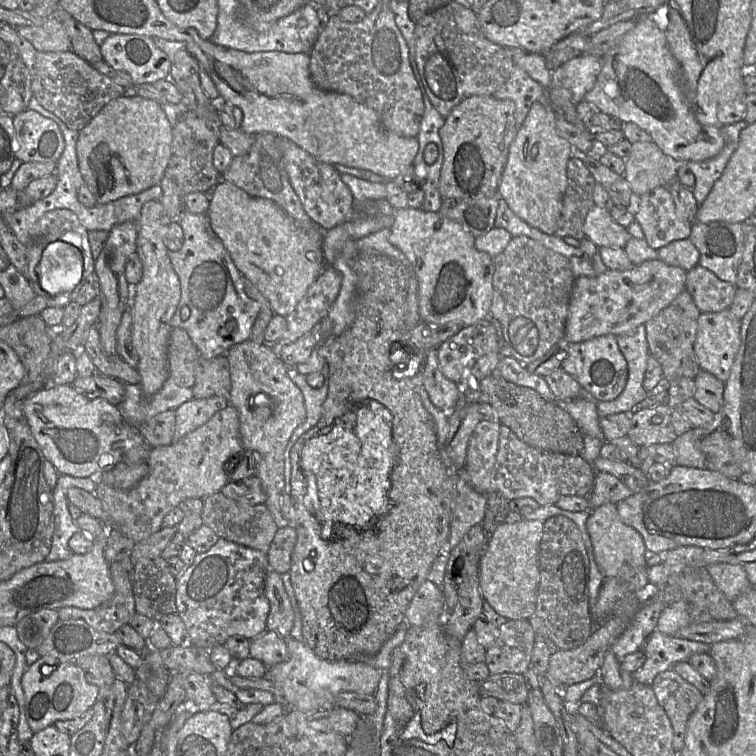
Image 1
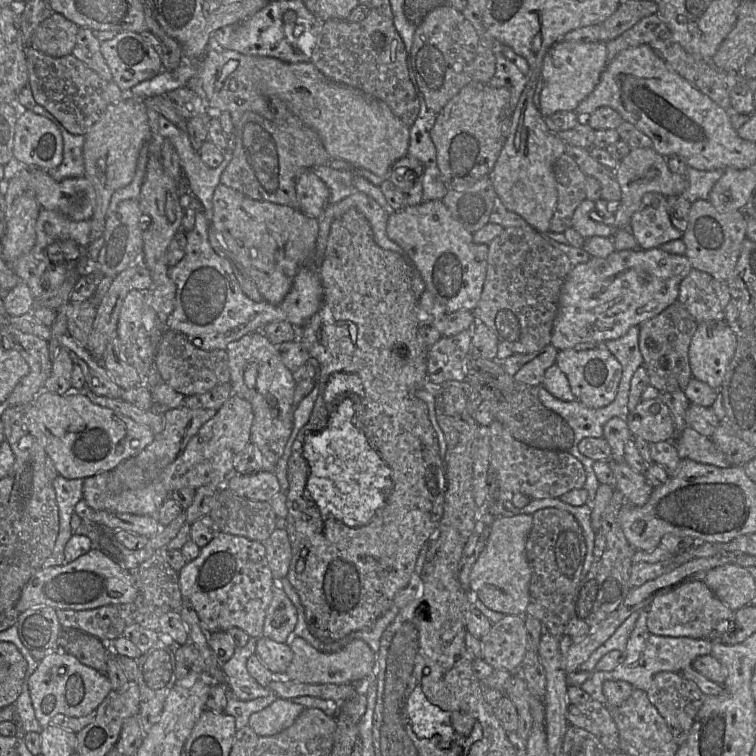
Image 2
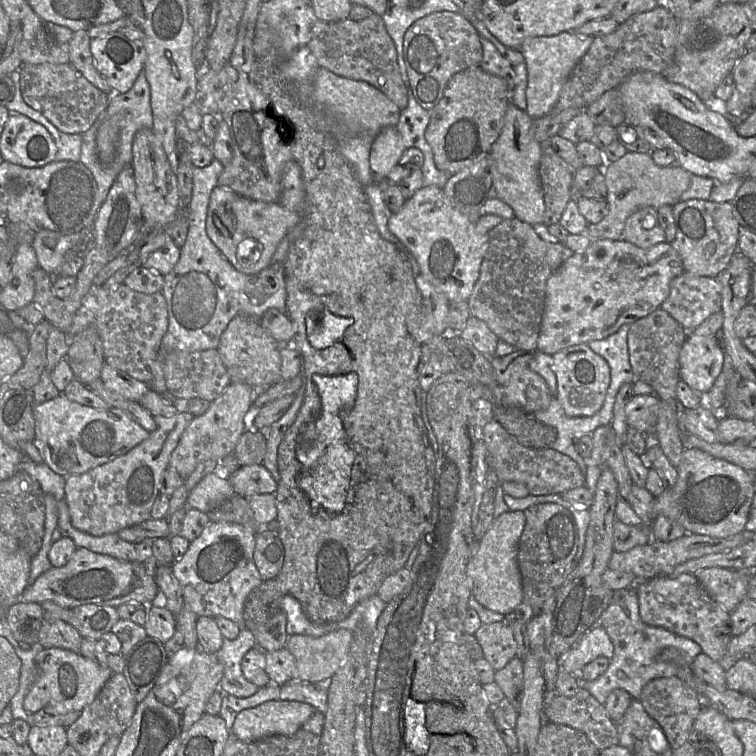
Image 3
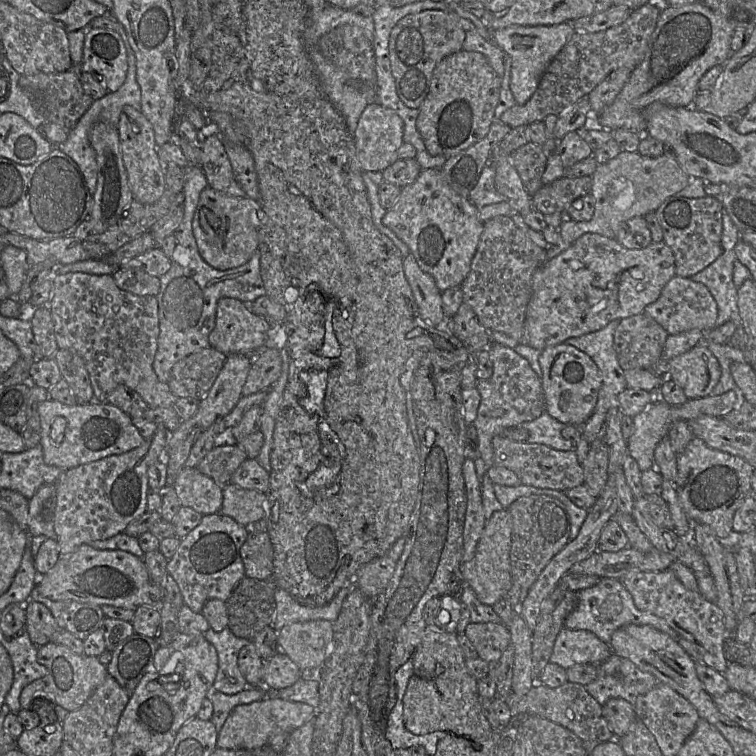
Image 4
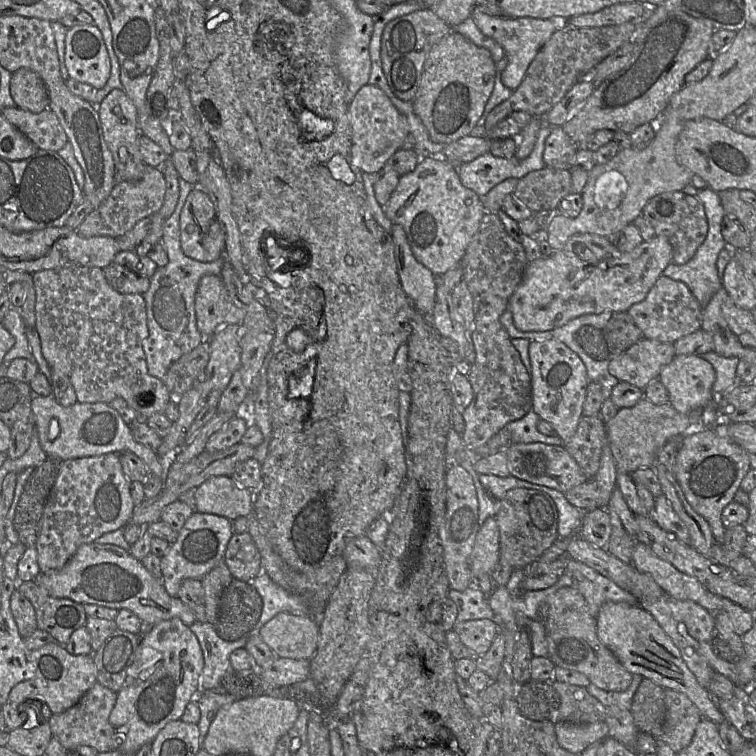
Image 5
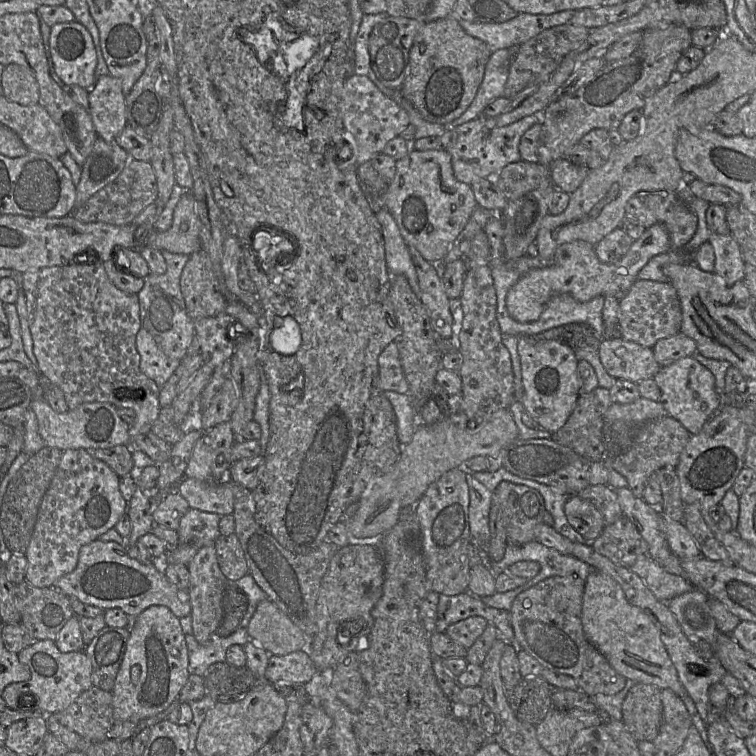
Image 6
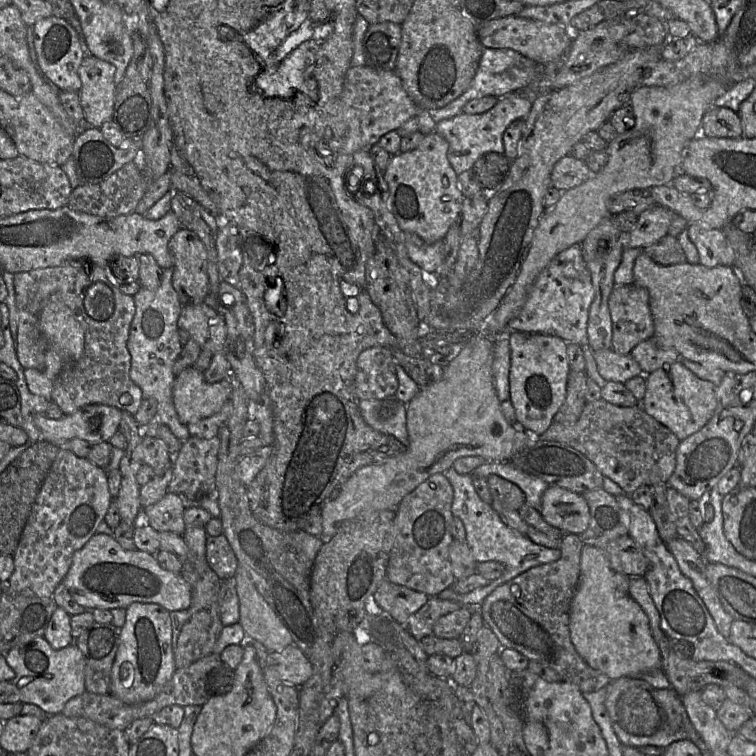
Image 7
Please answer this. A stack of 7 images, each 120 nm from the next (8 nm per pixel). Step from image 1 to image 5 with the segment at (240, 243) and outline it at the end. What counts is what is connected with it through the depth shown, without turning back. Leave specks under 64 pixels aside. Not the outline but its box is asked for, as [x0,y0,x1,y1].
[180,186,225,262]

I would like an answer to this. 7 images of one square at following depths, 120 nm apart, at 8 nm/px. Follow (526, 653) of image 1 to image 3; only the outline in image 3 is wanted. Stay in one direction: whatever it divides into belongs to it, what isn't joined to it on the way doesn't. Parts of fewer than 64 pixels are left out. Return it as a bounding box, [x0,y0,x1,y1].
[474,618,519,671]

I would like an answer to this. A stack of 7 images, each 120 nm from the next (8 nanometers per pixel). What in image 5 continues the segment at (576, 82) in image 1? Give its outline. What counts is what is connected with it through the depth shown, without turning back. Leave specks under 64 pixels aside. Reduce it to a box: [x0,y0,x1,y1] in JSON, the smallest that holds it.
[471,10,566,90]

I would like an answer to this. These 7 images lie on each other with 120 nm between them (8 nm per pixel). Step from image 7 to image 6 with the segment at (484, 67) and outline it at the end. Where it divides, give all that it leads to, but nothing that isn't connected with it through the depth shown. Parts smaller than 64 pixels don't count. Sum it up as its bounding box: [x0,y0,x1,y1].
[450,48,514,127]

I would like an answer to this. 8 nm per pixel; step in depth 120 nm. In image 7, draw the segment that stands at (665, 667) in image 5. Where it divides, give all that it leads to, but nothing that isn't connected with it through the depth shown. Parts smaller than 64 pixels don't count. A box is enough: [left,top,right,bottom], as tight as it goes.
[570,545,662,680]

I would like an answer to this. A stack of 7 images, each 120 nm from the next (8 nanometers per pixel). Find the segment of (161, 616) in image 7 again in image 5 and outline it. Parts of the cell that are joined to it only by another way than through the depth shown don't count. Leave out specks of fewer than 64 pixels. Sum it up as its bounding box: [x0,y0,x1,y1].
[109,618,204,755]

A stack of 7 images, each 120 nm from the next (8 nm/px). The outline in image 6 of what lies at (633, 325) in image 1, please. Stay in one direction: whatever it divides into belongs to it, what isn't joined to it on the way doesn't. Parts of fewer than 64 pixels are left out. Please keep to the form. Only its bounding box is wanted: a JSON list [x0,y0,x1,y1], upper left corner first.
[506,224,672,323]

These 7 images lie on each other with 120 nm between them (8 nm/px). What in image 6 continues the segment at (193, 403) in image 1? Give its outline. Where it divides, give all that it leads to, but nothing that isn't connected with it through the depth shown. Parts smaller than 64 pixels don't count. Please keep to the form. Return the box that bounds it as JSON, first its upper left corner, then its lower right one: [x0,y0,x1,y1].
[24,449,127,588]

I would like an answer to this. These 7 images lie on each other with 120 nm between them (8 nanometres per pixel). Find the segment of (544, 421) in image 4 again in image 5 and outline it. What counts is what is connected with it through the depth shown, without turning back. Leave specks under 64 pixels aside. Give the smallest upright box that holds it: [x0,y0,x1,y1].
[504,411,564,447]

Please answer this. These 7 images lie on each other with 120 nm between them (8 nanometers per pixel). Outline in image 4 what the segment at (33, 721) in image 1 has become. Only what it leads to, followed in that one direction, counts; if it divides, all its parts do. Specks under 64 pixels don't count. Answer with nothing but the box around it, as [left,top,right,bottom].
[19,642,108,712]

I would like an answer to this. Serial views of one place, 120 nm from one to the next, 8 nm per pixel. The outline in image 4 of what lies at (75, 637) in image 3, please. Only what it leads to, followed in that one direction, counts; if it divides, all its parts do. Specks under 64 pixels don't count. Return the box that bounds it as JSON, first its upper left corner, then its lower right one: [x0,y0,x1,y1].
[25,601,63,647]

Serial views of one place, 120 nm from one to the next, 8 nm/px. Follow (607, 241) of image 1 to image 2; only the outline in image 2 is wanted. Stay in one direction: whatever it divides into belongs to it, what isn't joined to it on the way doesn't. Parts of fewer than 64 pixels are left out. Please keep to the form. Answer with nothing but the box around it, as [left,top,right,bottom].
[571,198,618,239]

